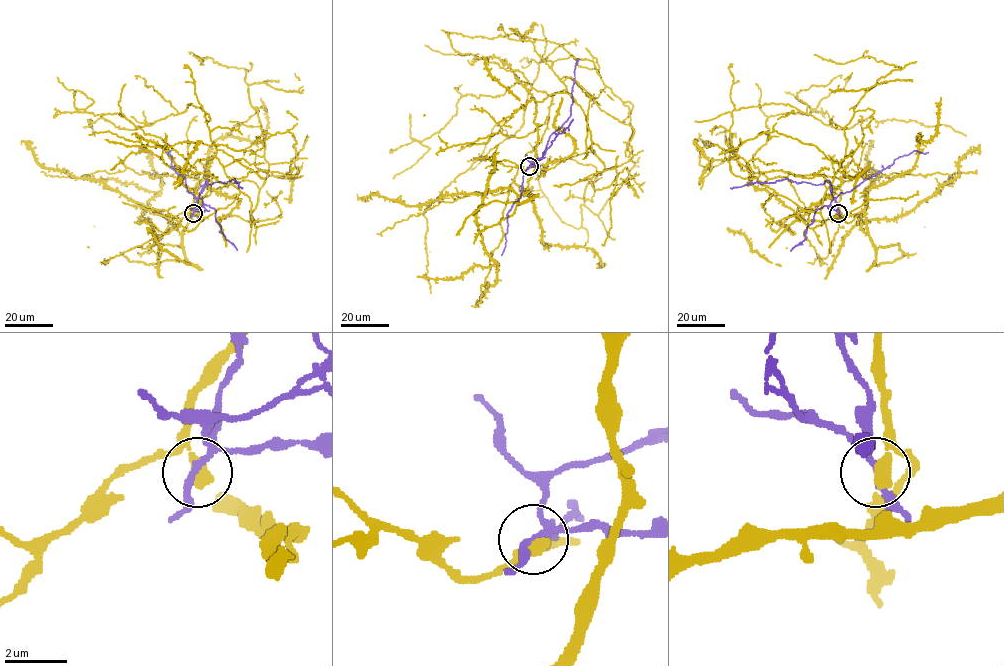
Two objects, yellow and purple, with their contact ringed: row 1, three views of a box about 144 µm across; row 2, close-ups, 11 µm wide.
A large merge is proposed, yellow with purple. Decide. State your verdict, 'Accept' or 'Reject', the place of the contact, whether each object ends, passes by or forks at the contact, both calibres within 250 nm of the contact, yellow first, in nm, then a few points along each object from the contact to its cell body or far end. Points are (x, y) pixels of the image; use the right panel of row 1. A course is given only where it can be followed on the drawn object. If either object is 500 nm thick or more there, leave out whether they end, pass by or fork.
Reject. Place: (838, 213). At the ring yellow ends. At the ring purple forks. Thickness 460 nm (yellow) against 160 nm. Course of yellow: (839, 214), (825, 180), (822, 209), (804, 211), (741, 166), (805, 220), (862, 212), (865, 232), (867, 144). Course of purple: (838, 214), (829, 180), (813, 185), (786, 179), (730, 188)

